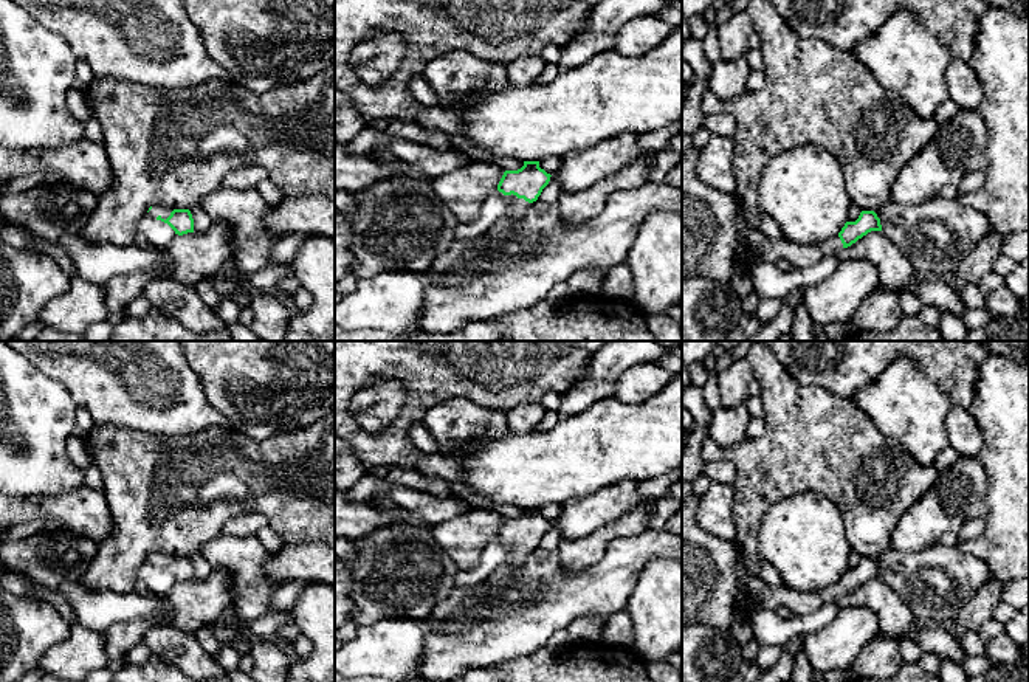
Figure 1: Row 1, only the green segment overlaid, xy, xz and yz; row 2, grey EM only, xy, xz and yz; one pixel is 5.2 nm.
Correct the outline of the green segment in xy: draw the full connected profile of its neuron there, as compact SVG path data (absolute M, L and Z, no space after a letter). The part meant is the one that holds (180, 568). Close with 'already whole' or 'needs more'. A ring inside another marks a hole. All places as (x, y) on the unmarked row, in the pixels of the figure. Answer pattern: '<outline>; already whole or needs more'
M153 552L149 555L147 563L167 570L178 583L194 580L194 566L189 556Z; needs more

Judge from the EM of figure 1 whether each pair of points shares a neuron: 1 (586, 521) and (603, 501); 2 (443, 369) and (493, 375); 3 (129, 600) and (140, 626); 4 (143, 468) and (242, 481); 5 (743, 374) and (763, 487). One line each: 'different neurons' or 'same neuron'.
1: same neuron
2: same neuron
3: different neurons
4: same neuron
5: different neurons

